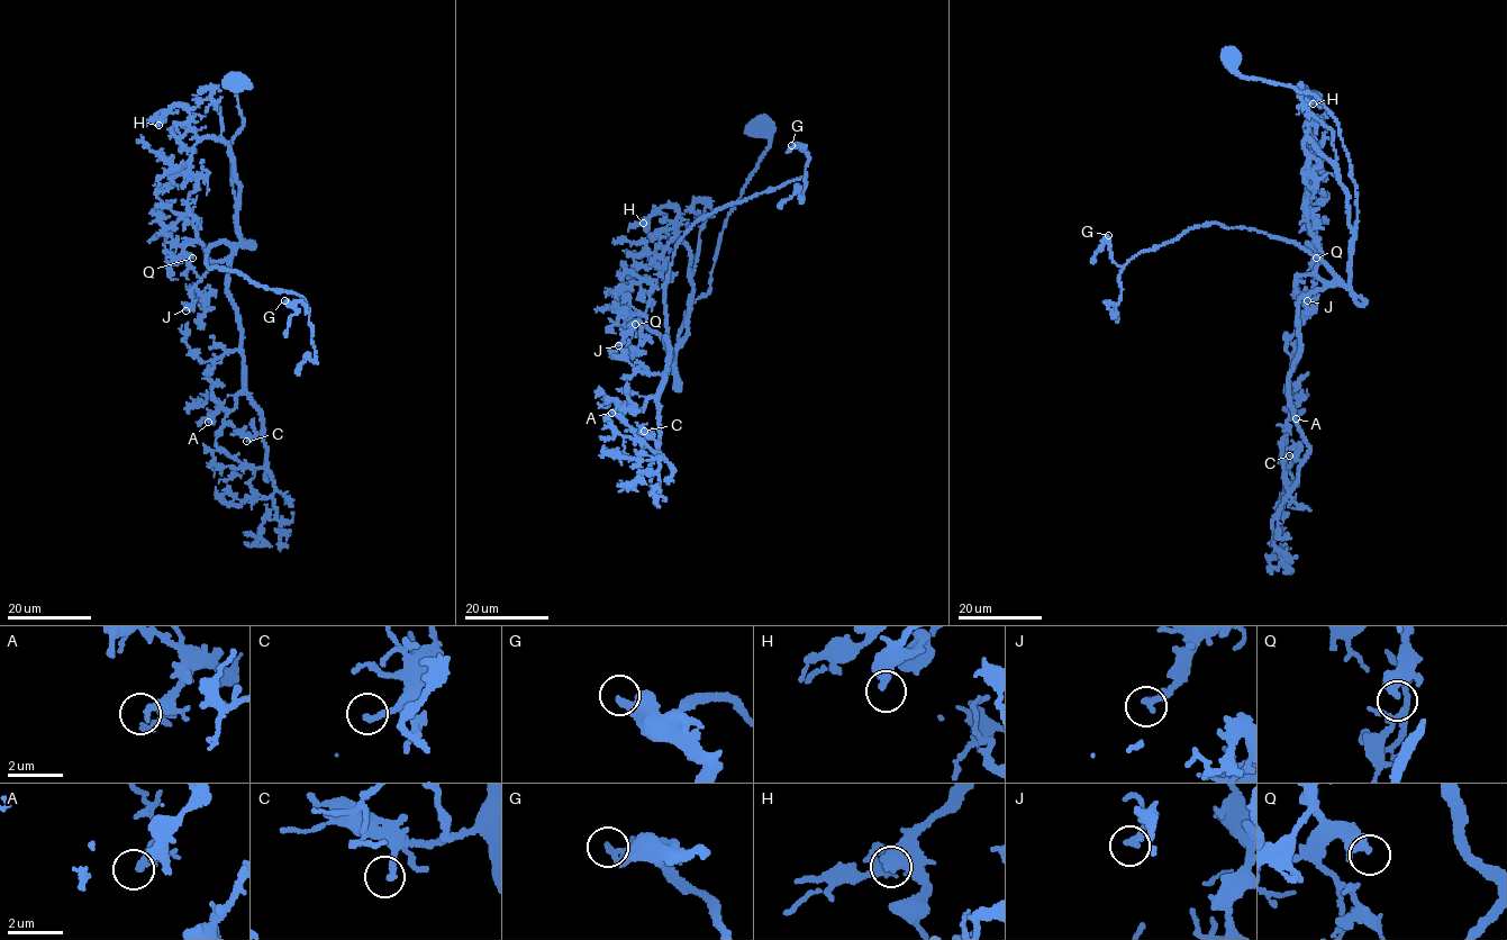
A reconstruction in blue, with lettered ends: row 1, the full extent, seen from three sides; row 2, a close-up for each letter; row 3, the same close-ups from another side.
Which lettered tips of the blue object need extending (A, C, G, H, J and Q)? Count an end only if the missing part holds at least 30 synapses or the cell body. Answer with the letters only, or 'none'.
J

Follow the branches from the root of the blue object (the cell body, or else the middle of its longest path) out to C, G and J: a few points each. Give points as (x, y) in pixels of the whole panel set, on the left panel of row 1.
C: (234, 81), (251, 86), (233, 74), (241, 242), (226, 286), (245, 394), (262, 422), (246, 441)
G: (234, 81), (251, 86), (233, 74), (241, 242), (210, 246), (205, 263), (293, 292), (307, 314), (284, 300)
J: (234, 81), (251, 86), (233, 74), (243, 119), (230, 143), (239, 243), (193, 286), (193, 305), (185, 310)

